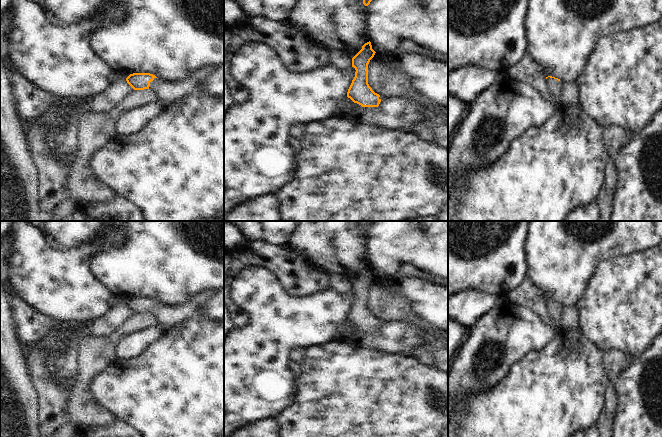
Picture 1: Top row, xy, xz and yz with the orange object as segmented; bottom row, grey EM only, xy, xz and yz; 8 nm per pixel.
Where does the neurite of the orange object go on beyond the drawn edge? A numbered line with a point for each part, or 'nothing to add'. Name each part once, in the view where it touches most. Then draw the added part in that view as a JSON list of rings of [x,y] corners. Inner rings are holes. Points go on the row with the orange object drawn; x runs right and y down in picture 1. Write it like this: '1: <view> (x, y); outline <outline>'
1: xy (167, 93); outline [[[154,78],[150,82],[149,89],[157,95],[156,101],[161,102],[165,107],[194,93],[202,81],[197,79],[185,79],[183,81],[168,82]]]

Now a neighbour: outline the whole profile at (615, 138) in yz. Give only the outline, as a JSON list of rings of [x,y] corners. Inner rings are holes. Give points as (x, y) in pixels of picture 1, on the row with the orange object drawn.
[[[601,127],[603,131],[604,144],[609,154],[609,164],[605,170],[605,190],[610,194],[616,194],[618,183],[618,171],[616,159],[622,149],[629,144],[632,133],[623,127]]]

